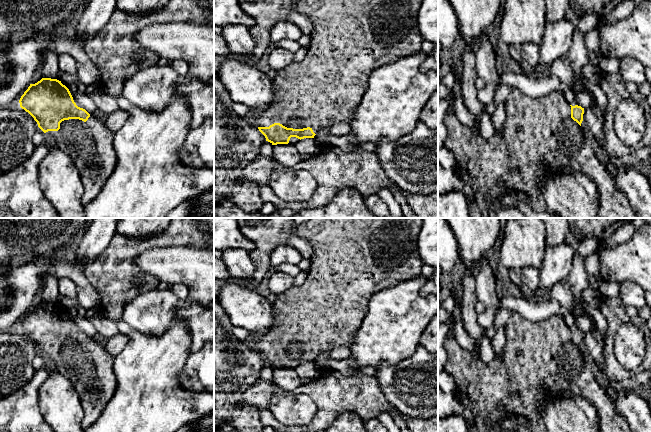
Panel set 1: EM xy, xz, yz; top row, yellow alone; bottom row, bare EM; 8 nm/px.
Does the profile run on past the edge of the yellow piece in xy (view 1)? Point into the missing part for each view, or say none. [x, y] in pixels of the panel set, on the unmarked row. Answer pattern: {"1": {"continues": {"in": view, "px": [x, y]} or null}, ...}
{"1": {"continues": {"in": "xy", "px": [89, 368]}}}

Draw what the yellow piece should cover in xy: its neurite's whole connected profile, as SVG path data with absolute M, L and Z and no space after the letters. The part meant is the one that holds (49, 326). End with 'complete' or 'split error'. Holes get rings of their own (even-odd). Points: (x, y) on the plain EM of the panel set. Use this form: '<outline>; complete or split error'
M42 302L30 308L19 327L34 342L38 351L55 364L56 370L70 380L84 411L82 427L84 430L89 428L103 413L117 386L113 369L115 358L107 353L105 339L96 342L78 331L69 313L61 305L51 302Z; split error

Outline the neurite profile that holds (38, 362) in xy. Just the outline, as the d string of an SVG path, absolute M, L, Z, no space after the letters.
M39 352L32 360L32 366L34 370L41 370L45 364L45 357Z

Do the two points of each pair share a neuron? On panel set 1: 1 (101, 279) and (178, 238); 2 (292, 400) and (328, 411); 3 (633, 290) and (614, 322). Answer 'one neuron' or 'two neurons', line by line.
1: one neuron
2: two neurons
3: two neurons

